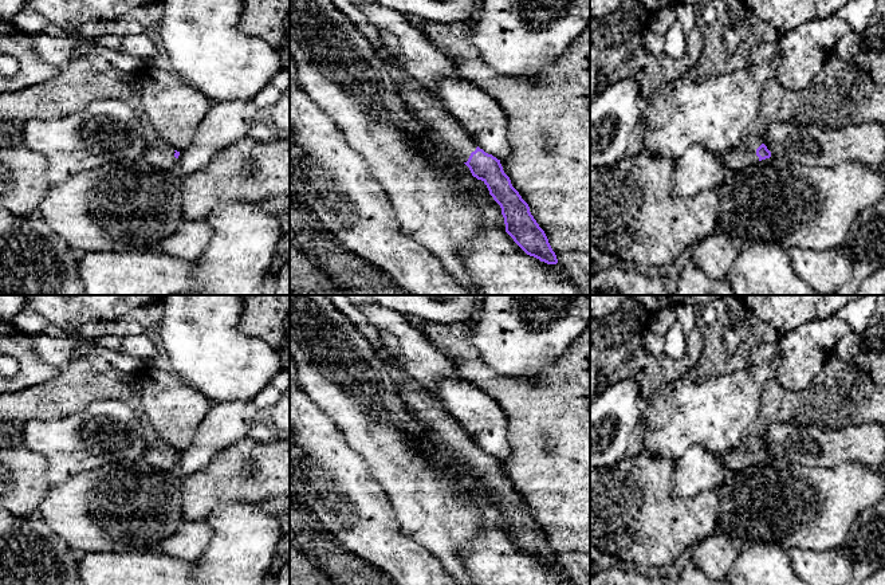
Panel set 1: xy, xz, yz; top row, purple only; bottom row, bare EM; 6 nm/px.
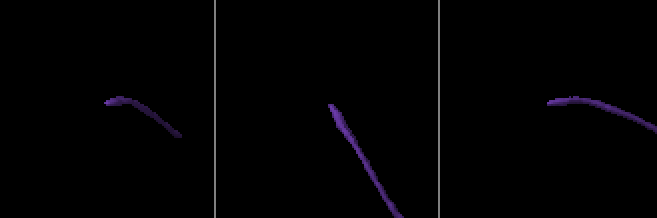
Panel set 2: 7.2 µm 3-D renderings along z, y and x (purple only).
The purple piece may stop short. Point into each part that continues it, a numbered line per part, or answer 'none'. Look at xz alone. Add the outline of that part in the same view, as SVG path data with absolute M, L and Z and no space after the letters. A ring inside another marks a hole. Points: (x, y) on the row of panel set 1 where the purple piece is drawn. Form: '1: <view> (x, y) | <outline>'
1: xz (424, 105) | M378 42L374 43L374 47L385 60L397 91L410 113L426 125L430 133L440 138L460 162L467 162L477 148L471 136L442 106L438 97L413 79L404 64L388 54L384 44Z

